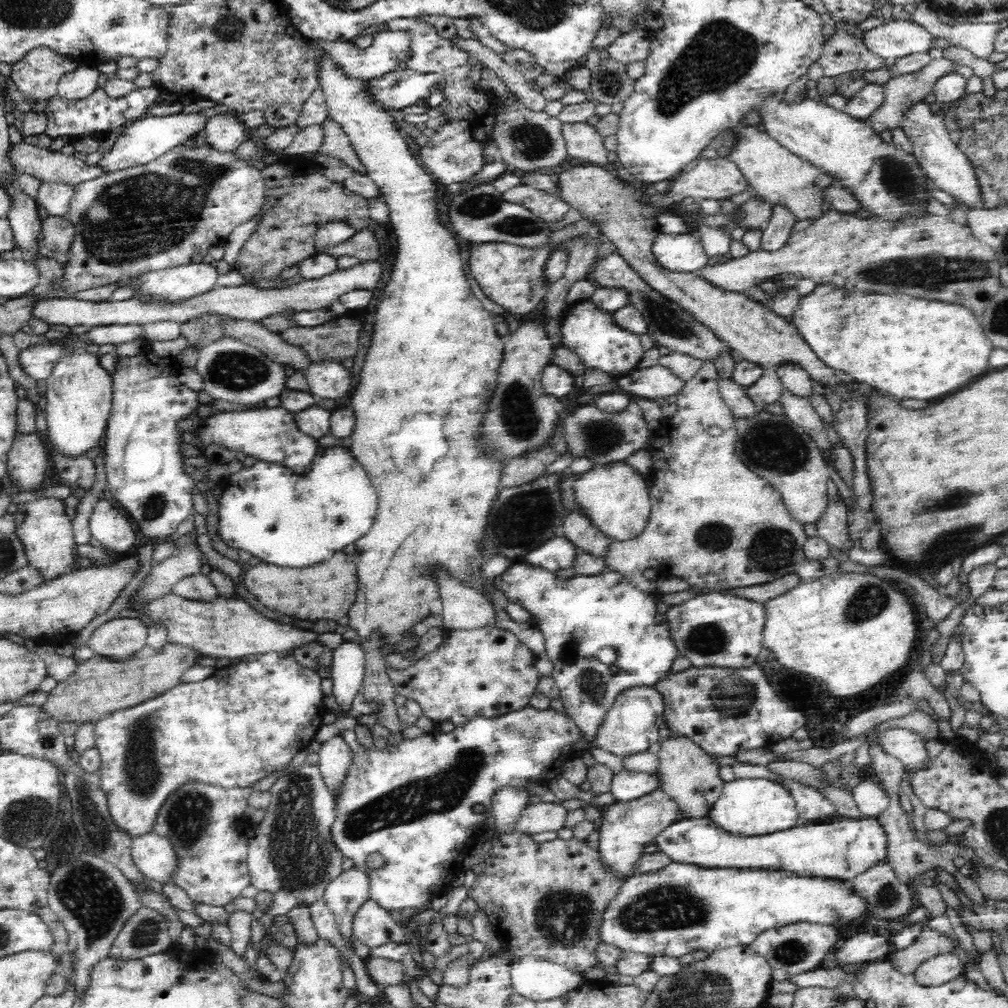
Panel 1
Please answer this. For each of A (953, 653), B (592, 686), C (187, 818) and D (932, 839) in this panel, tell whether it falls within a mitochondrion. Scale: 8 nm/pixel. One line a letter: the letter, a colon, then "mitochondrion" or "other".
A: other
B: mitochondrion
C: mitochondrion
D: other

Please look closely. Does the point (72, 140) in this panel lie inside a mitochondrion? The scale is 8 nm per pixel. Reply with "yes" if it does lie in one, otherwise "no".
no

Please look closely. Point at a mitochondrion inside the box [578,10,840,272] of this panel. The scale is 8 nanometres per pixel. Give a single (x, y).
(721, 52)

